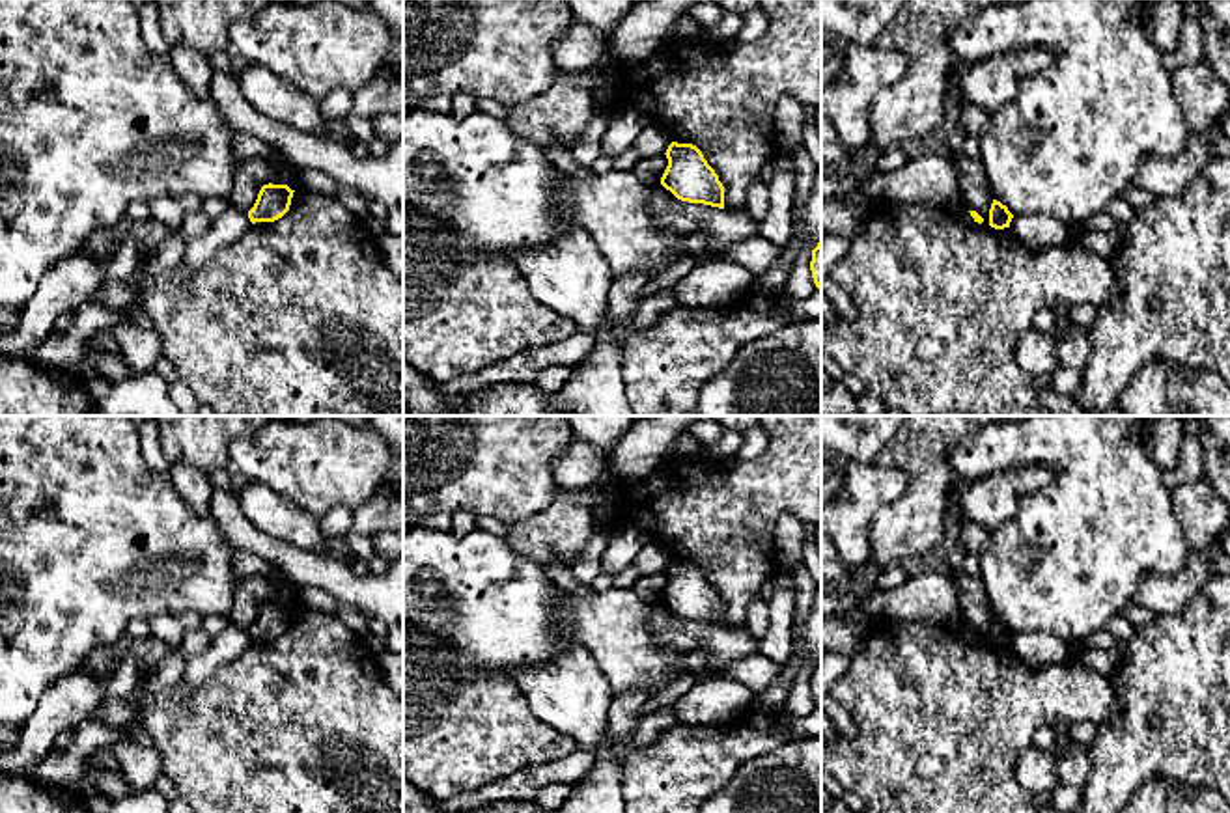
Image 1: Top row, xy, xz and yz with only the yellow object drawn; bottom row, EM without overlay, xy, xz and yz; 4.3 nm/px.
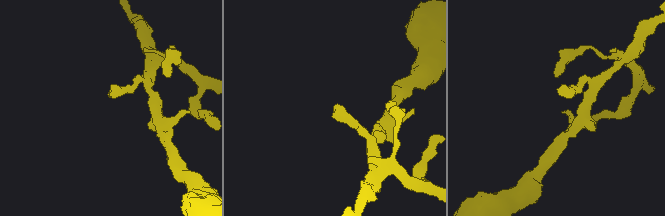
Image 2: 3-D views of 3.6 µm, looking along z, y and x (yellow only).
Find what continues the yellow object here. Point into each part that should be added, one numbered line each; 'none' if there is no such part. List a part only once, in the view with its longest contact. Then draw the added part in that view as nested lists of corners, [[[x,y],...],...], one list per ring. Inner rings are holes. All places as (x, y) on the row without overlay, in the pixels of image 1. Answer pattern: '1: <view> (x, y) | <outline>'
none

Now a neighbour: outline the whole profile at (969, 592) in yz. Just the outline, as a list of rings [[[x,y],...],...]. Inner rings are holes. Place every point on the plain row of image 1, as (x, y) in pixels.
[[[963,569],[948,572],[950,582],[956,587],[956,599],[961,610],[961,623],[969,628],[976,628],[985,643],[989,643],[989,627],[993,613],[989,610],[982,580],[967,574]]]

